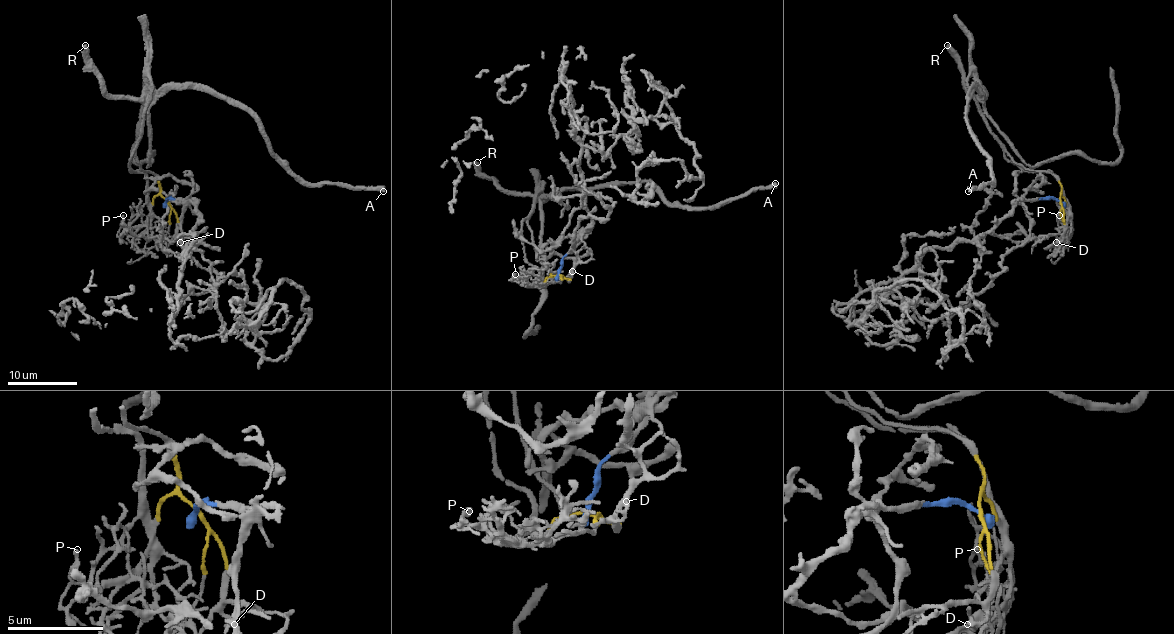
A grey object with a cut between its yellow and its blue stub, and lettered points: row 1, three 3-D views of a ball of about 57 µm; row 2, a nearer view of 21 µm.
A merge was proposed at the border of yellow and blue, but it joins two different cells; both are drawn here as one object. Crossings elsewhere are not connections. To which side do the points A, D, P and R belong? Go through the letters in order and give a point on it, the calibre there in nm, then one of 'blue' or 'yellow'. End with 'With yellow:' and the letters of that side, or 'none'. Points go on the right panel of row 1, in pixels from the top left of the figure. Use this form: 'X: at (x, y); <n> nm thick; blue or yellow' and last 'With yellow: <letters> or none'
A: at (968, 191); 550 nm thick; yellow
D: at (1056, 242); 200 nm thick; yellow
P: at (1059, 215); 200 nm thick; yellow
R: at (947, 45); 550 nm thick; yellow
With yellow: A, D, P, R

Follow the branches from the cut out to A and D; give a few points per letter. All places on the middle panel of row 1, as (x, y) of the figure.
A: (559, 275), (543, 265), (527, 225), (536, 197), (648, 181), (669, 202), (718, 207), (776, 183)
D: (559, 275), (569, 279), (573, 270)

